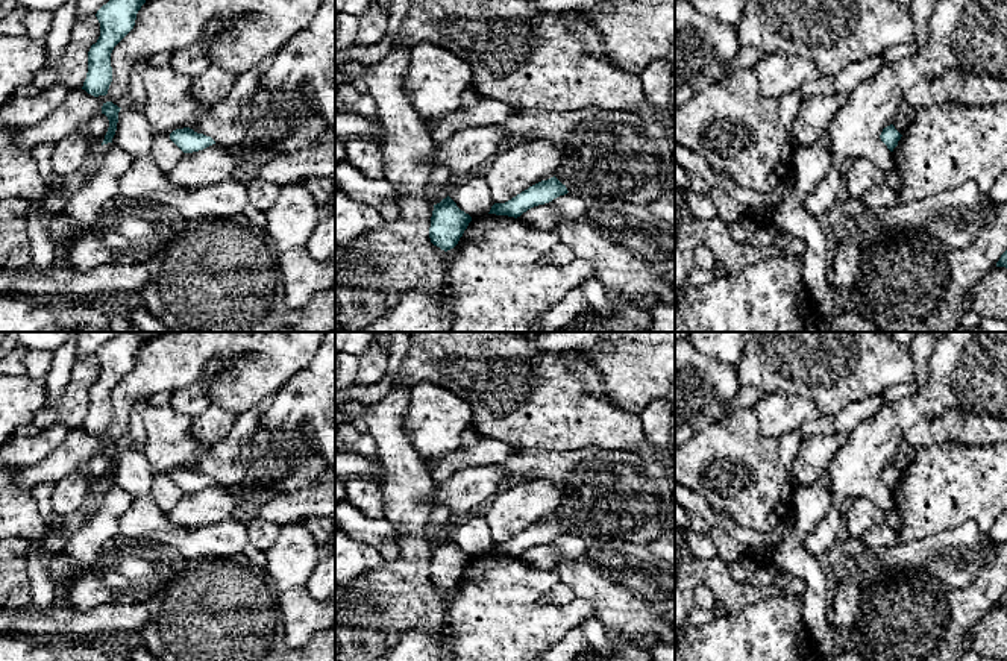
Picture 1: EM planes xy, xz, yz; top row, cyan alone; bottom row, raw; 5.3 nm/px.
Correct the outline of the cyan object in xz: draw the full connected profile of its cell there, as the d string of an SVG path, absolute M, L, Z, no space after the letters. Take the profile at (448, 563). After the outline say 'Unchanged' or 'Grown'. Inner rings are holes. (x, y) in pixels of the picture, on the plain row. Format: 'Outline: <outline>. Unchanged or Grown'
Outline: M447 535L440 543L434 544L429 567L431 582L444 591L453 588L470 561L472 556L461 550Z. Unchanged

